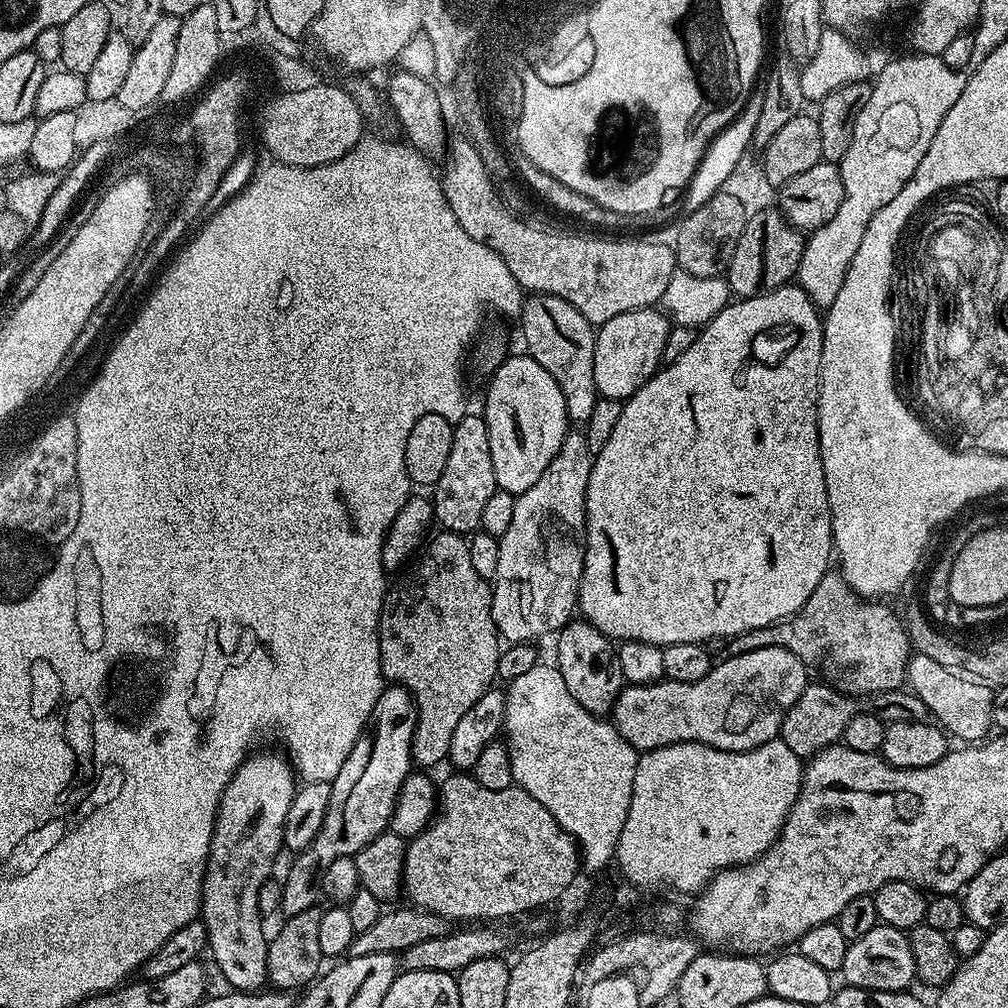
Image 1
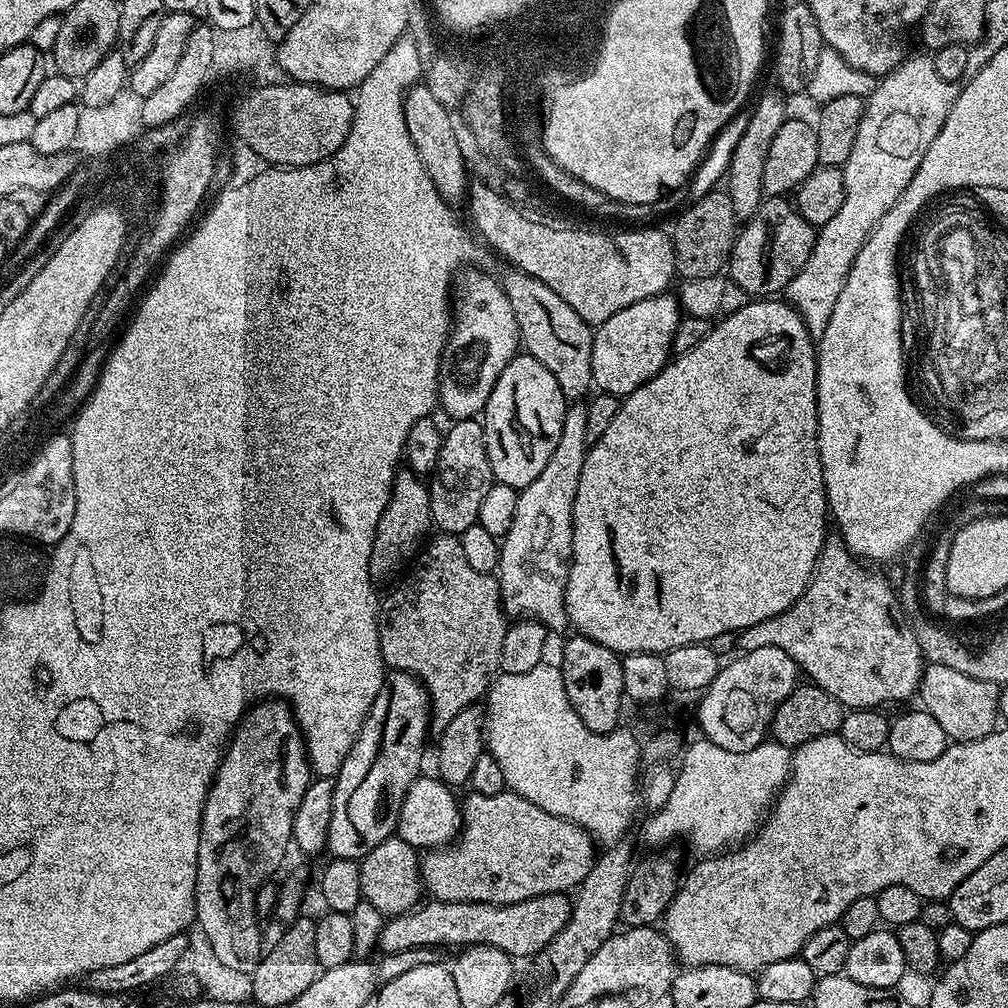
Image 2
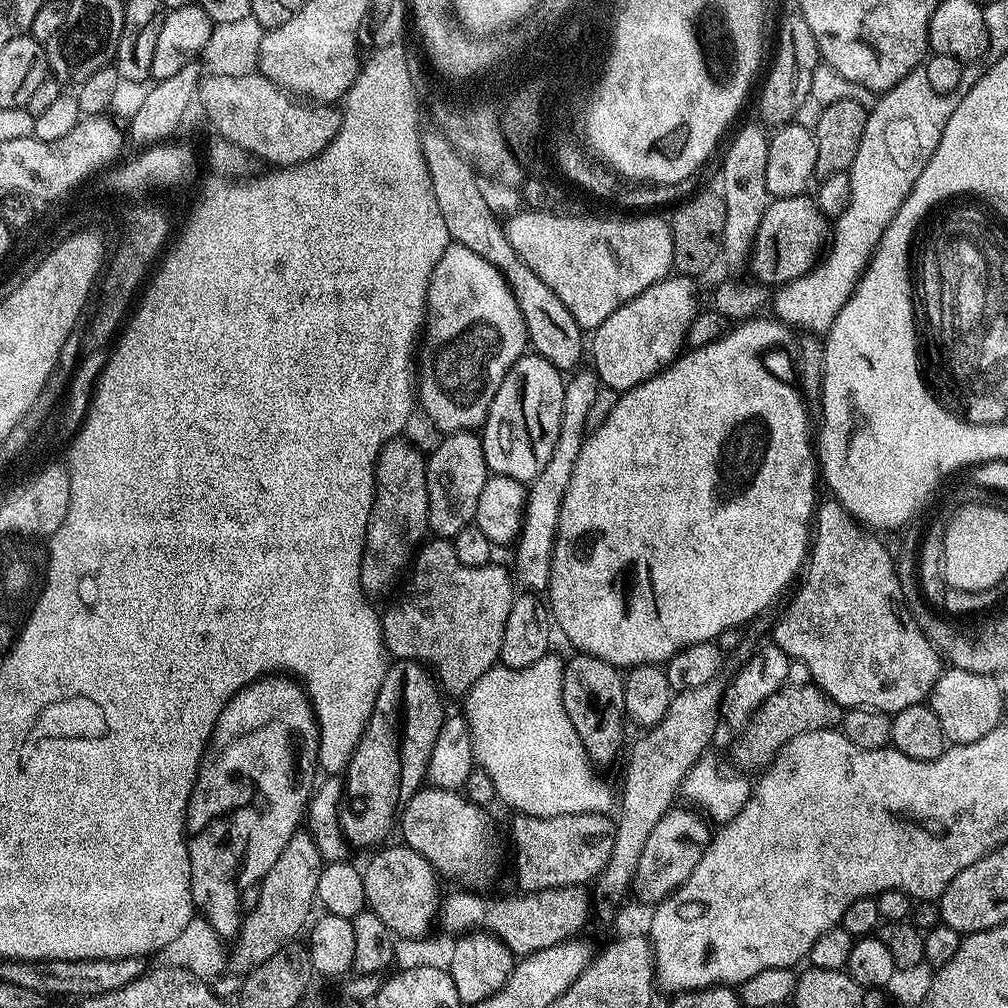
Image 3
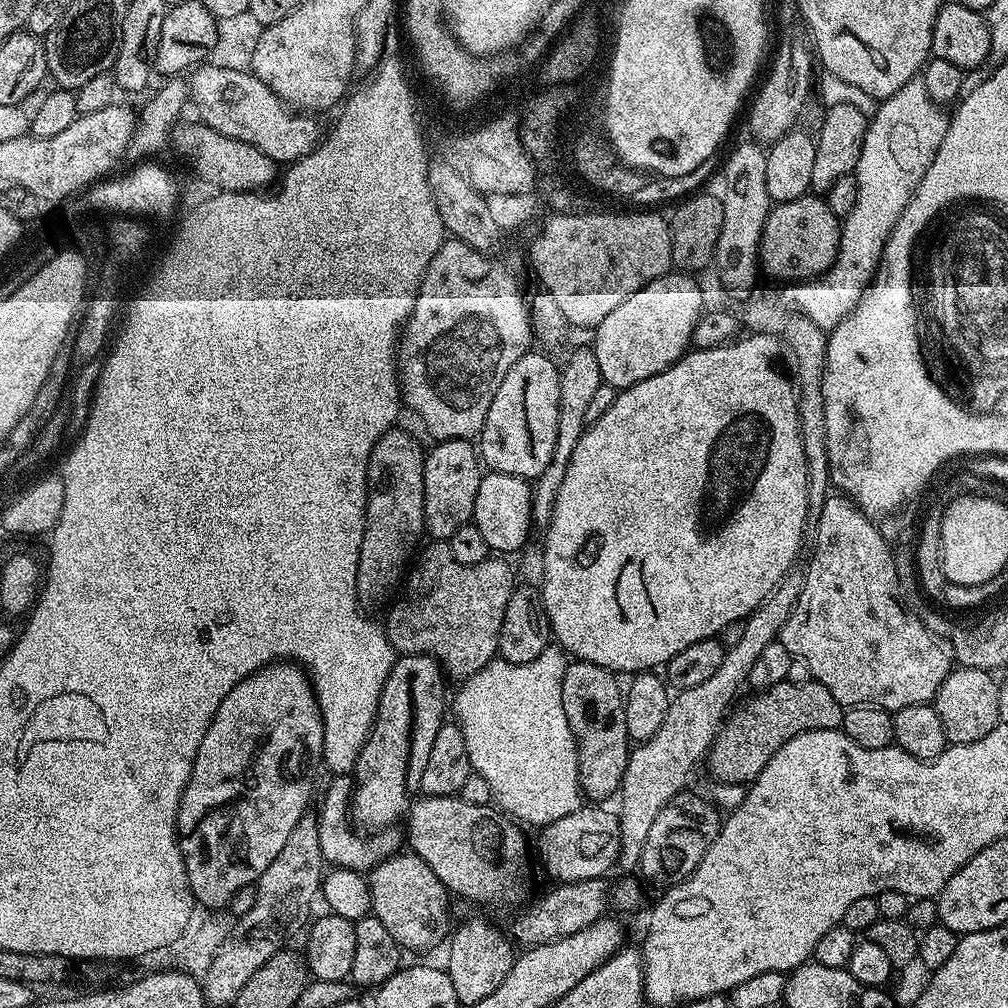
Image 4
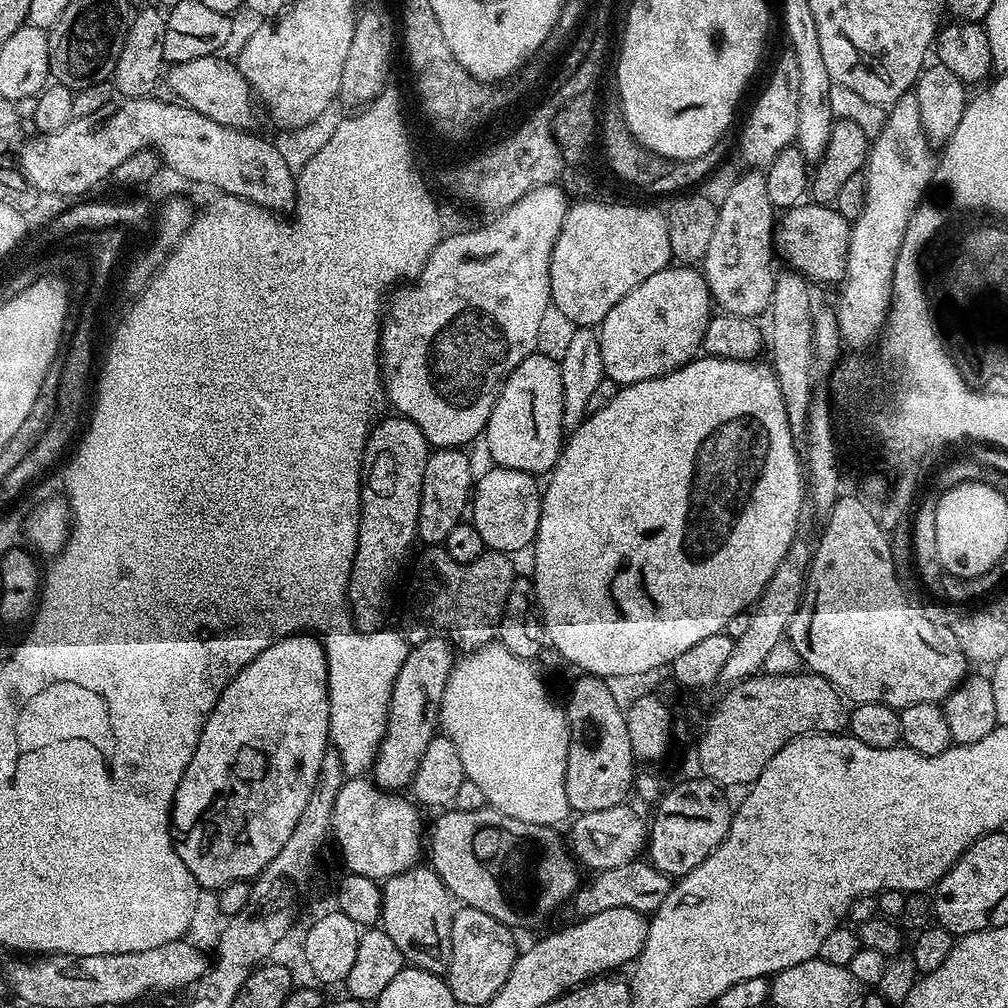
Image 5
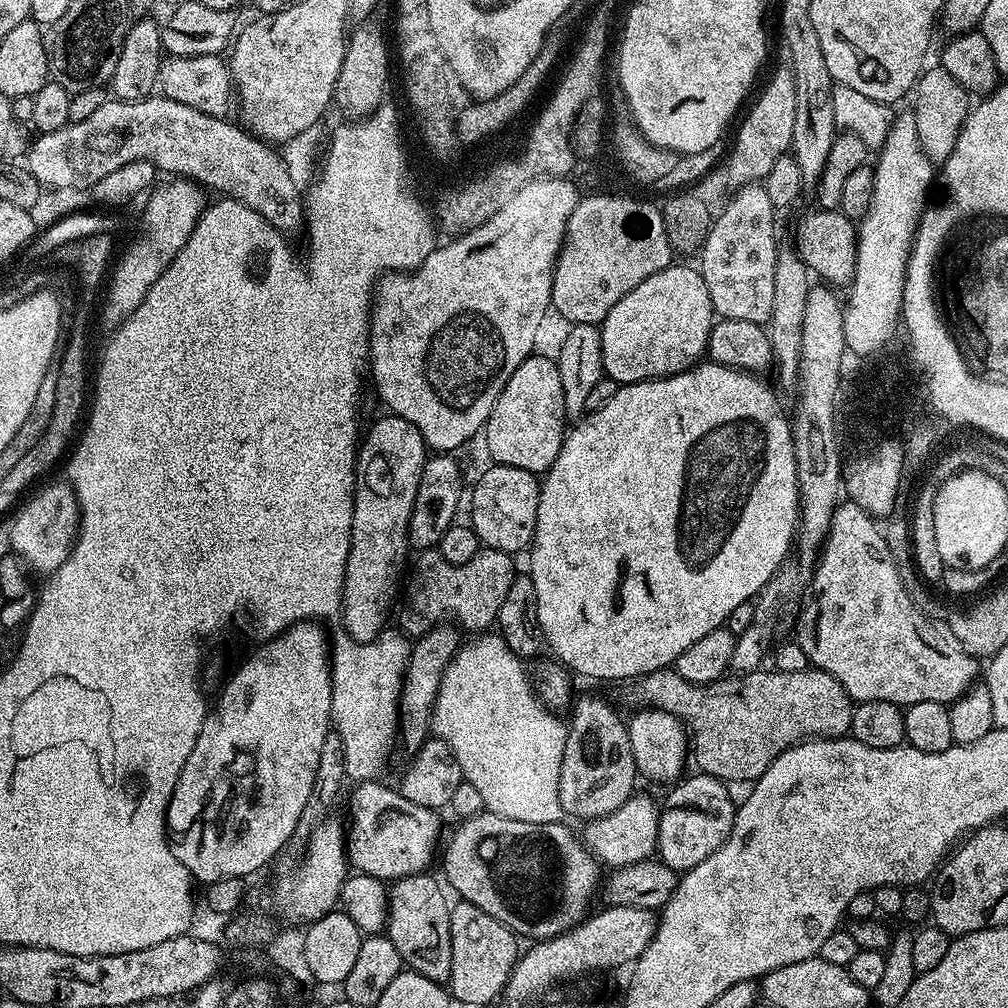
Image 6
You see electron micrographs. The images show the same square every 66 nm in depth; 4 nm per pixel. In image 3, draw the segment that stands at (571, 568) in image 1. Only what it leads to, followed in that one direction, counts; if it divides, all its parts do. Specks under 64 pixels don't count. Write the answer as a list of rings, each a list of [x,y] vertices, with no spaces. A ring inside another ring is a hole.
[[[579,371],[574,380],[569,379],[565,383],[562,426],[558,442],[554,442],[554,454],[550,454],[550,462],[546,462],[542,474],[535,476],[527,485],[528,501],[524,507],[524,525],[520,527],[519,537],[514,544],[514,549],[516,548],[514,580],[521,589],[532,594],[543,593],[551,582],[553,548],[556,545],[556,532],[559,530],[562,502],[566,498],[566,486],[570,486],[570,474],[574,474],[574,462],[578,462],[578,454],[582,450],[588,432],[586,413],[602,387],[595,371],[584,371]]]

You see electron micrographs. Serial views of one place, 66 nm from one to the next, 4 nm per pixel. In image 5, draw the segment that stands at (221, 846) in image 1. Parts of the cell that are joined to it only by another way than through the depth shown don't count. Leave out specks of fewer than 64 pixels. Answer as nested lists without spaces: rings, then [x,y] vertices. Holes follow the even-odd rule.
[[[293,634],[276,640],[262,654],[254,658],[232,681],[222,690],[214,710],[206,718],[206,726],[198,738],[198,746],[194,750],[194,758],[190,758],[190,766],[182,774],[182,782],[178,782],[178,790],[174,794],[172,803],[172,831],[178,858],[186,862],[190,874],[197,885],[204,890],[219,890],[225,888],[230,882],[239,880],[251,881],[260,875],[268,863],[275,858],[282,846],[289,841],[294,826],[301,817],[302,810],[309,801],[311,791],[314,790],[318,779],[319,766],[323,755],[330,747],[328,727],[330,726],[330,706],[328,705],[328,663],[324,653],[323,643],[315,640],[312,634]]]

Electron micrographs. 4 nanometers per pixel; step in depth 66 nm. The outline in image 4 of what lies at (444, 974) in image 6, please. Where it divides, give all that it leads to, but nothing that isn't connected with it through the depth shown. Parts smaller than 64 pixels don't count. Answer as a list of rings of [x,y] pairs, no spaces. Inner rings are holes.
[[[401,850],[394,856],[387,856],[381,864],[376,865],[367,873],[366,879],[372,895],[371,915],[376,916],[378,922],[382,922],[386,930],[390,930],[390,934],[394,934],[401,949],[432,948],[443,938],[444,931],[446,931],[446,936],[449,931],[448,900],[450,901],[450,893],[438,878],[438,874],[434,874],[434,870],[430,870],[430,866],[426,866],[426,862],[422,862],[422,858],[418,858],[415,852]]]

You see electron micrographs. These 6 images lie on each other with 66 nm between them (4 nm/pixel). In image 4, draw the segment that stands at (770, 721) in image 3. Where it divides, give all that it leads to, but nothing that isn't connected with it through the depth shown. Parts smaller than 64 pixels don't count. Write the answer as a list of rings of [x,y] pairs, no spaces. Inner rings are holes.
[[[789,678],[757,691],[756,697],[745,708],[737,707],[727,717],[706,757],[713,781],[747,786],[762,774],[766,762],[770,762],[790,738],[810,730],[830,730],[843,725],[845,705],[839,704],[826,686],[811,678],[804,678],[801,684],[795,684],[794,680]]]

